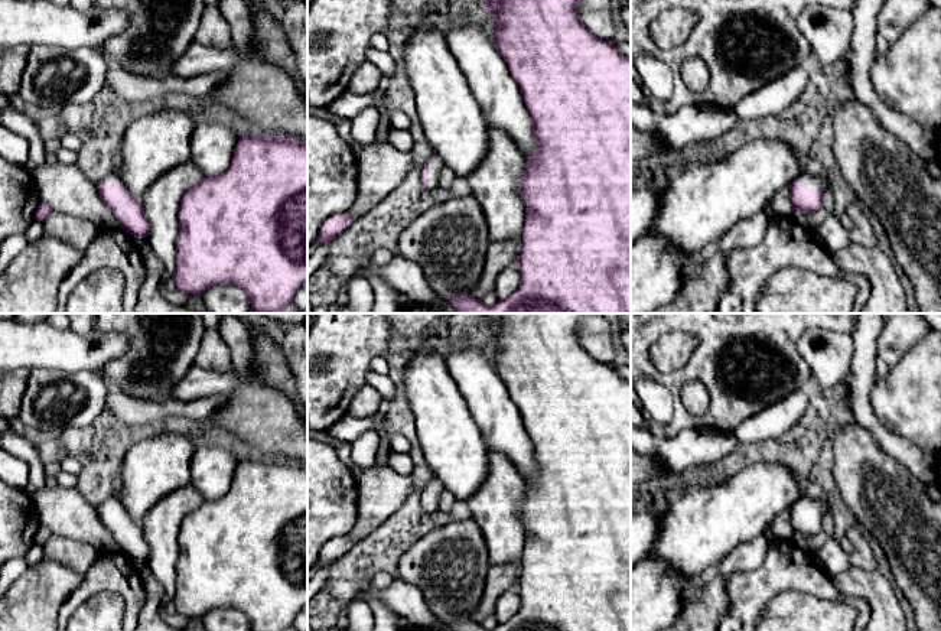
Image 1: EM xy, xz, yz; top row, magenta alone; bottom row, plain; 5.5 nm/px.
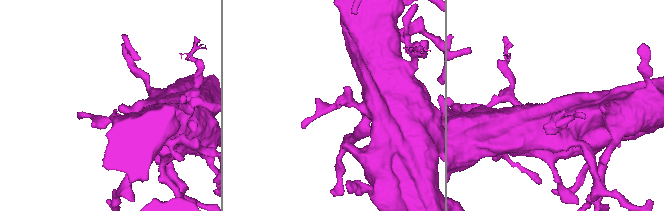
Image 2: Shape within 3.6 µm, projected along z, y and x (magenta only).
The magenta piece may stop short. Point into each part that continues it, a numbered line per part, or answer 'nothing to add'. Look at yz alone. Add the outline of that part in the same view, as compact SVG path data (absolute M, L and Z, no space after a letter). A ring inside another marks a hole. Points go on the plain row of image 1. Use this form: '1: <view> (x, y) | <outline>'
1: yz (821, 506) | M802 495L798 502L802 502L807 511L818 511L821 515L824 515L826 511L830 508L827 498L815 501L815 500L810 500L808 497Z

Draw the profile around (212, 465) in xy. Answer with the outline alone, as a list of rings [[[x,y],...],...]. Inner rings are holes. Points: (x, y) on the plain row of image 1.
[[[199,439],[191,459],[191,484],[205,501],[225,495],[242,458],[241,449],[229,442]]]

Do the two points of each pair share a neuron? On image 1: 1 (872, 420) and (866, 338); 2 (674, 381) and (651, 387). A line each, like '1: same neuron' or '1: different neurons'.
1: same neuron
2: different neurons

